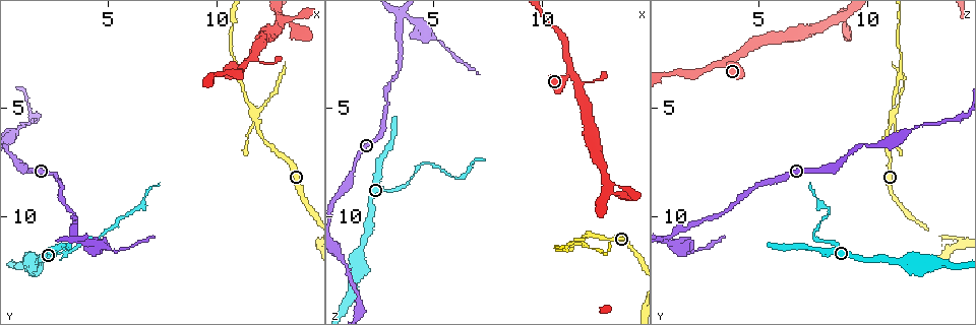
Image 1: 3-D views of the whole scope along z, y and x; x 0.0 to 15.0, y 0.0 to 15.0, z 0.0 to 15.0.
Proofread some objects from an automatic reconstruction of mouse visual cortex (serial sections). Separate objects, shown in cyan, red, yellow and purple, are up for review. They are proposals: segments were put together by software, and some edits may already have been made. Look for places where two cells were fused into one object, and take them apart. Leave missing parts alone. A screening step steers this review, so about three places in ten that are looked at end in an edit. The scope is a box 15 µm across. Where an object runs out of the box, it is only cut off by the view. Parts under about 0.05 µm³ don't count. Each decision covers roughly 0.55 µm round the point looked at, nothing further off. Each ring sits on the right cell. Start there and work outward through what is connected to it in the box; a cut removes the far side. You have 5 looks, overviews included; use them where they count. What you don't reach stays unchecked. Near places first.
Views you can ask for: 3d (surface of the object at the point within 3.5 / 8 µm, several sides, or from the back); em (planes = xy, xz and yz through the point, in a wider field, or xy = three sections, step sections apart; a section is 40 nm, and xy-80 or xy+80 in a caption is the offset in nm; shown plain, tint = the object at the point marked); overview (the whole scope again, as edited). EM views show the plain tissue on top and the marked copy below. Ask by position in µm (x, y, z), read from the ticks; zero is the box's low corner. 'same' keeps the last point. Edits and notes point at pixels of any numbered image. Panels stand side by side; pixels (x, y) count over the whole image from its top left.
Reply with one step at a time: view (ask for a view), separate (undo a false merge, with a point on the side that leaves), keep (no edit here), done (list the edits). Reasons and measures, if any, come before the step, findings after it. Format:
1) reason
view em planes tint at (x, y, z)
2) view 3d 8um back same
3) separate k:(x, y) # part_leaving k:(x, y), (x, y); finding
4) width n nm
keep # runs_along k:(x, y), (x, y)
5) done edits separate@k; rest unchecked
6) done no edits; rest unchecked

arms part here
view 3d 3.5um at (11.7, 5.4, 11.2)

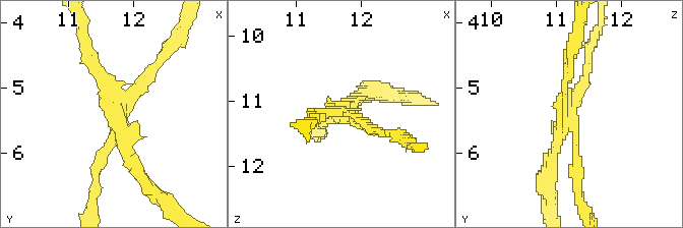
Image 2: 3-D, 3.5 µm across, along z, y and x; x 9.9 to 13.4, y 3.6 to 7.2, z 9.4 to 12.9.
need the tissue
view em xy step 1 tint at (11.75, 5.45, 11.10)

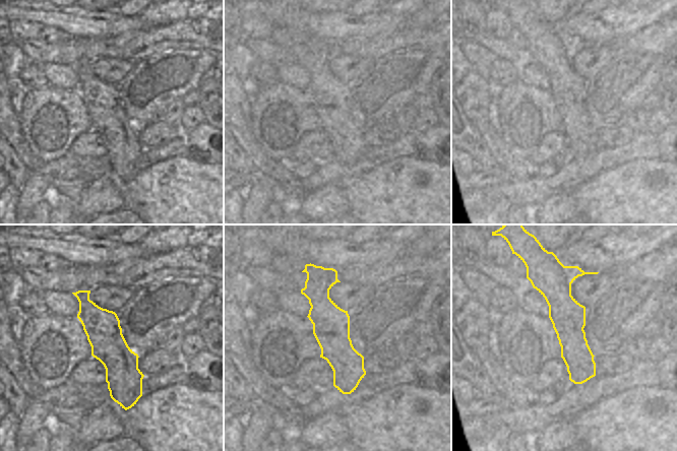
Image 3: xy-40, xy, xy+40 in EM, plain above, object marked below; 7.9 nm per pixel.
keep # runs_along 3:(329, 271), (323, 312), (347, 363), (348, 391); all the same cell

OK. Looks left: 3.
sharp bend
view 3d 3.5um at (4.6, 11.1, 7.5)

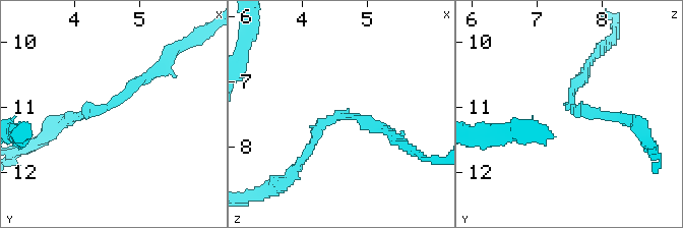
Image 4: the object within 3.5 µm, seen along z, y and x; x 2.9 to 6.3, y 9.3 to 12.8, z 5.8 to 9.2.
arm_widths 150, 150 nm; shape alone is not enough
view em planes tint at (4.45, 11.00, 7.55)

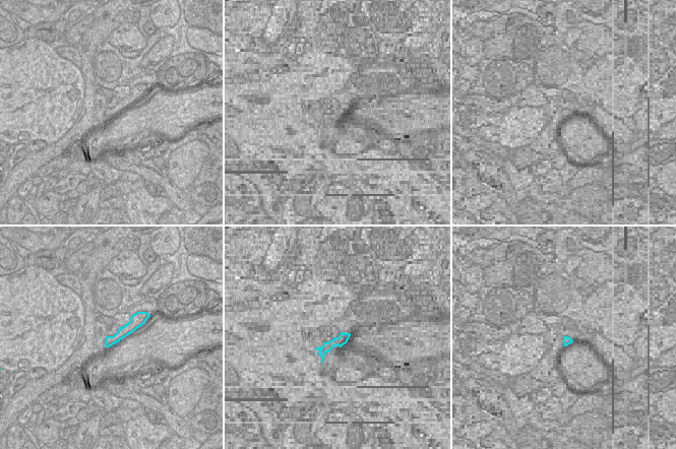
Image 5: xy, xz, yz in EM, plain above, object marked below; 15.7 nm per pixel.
keep # continuous, no second cell

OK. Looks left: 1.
done no edits; rest unchecked

